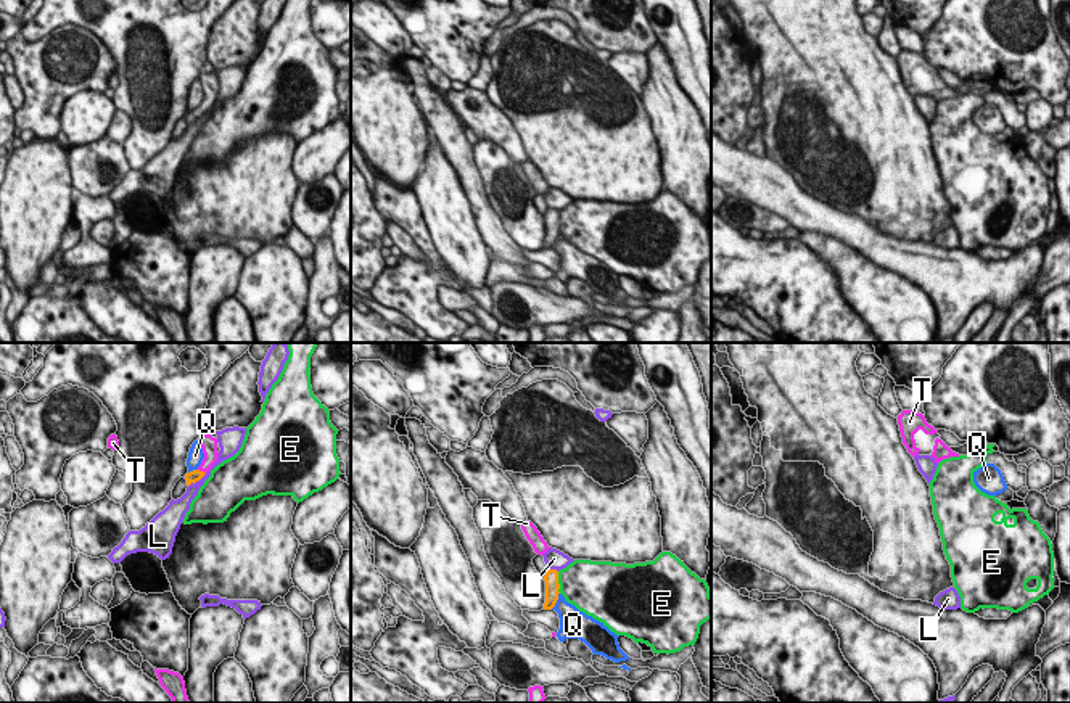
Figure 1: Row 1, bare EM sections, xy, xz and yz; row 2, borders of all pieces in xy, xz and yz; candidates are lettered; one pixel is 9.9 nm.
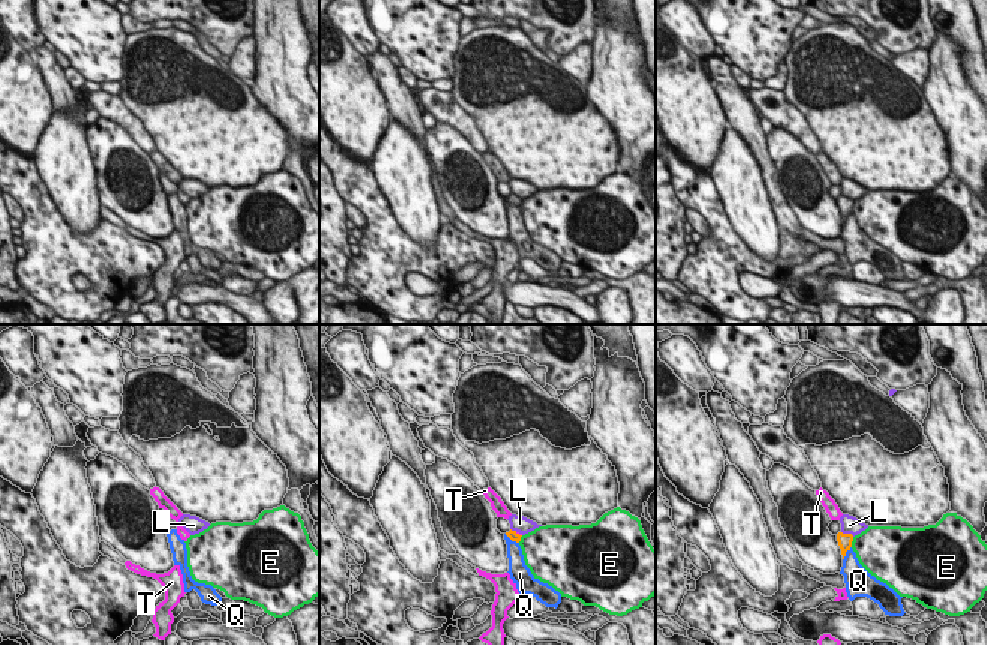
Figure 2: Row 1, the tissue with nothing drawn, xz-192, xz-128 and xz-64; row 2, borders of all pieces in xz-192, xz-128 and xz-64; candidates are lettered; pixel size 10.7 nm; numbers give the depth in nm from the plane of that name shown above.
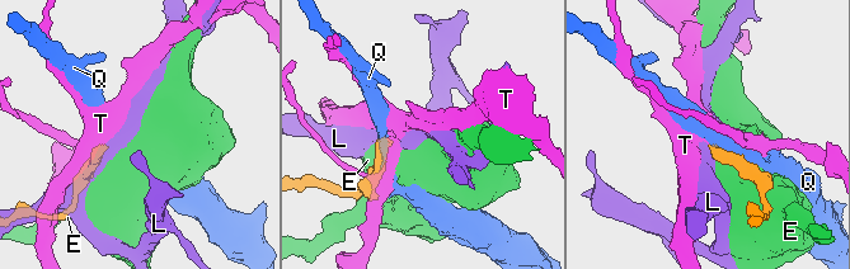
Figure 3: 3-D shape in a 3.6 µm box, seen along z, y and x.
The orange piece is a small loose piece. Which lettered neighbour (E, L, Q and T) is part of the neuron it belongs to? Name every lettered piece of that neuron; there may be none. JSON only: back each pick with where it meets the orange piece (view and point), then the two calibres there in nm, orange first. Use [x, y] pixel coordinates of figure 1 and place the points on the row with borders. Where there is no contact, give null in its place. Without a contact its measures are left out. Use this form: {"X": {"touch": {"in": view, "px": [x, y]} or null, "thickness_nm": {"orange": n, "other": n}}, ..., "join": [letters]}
{"T": {"touch": {"in": "xy", "px": [201, 472]}, "thickness_nm": {"orange": 120, "other": 160}}, "join": ["T"]}

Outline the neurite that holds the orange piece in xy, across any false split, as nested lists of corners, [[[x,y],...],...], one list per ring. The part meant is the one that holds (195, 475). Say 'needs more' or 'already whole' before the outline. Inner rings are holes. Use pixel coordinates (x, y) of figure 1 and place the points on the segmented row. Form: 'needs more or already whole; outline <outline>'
needs more; outline [[[200,434],[200,444],[203,447],[203,454],[204,454],[204,458],[201,462],[201,465],[187,473],[185,475],[185,479],[187,479],[187,486],[190,486],[191,483],[195,484],[196,481],[200,481],[209,470],[211,467],[217,462],[217,439],[212,438],[211,434]]]

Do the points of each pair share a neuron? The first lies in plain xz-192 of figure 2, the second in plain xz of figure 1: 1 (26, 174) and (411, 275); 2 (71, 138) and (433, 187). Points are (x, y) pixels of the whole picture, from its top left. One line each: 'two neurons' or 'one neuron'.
1: one neuron
2: one neuron

